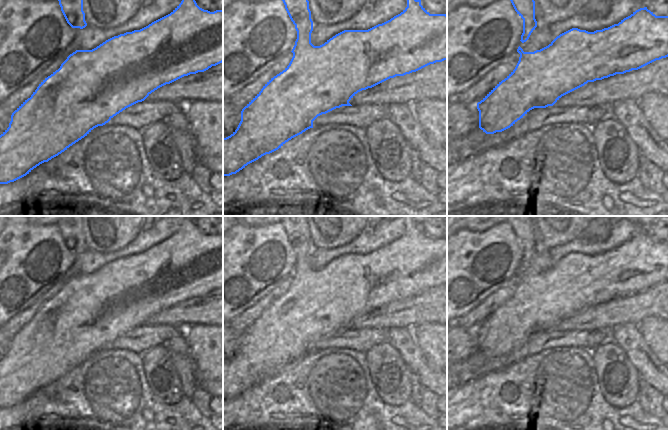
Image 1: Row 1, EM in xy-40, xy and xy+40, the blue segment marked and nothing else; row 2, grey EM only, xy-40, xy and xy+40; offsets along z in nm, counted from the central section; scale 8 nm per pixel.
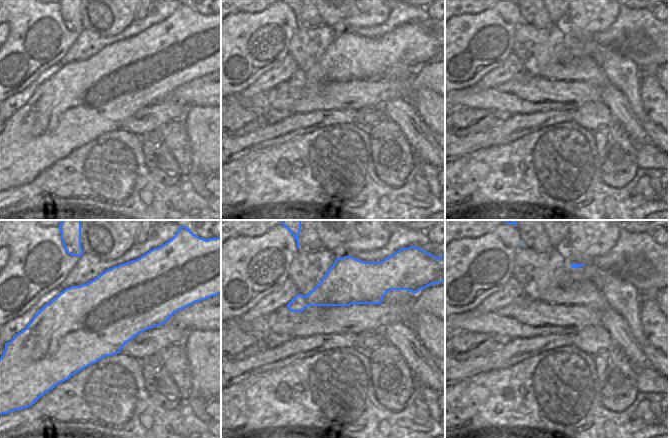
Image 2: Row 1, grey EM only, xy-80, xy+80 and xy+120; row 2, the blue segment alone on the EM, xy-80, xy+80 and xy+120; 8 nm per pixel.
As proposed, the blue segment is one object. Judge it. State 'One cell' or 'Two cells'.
One cell

